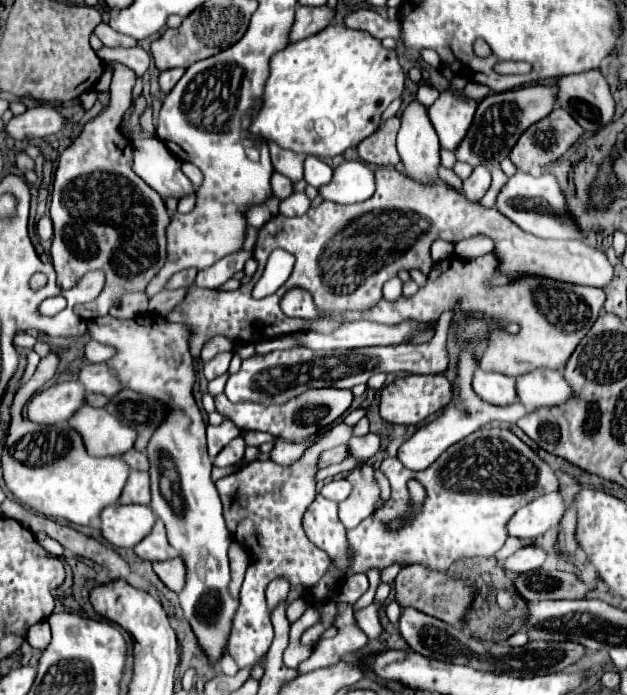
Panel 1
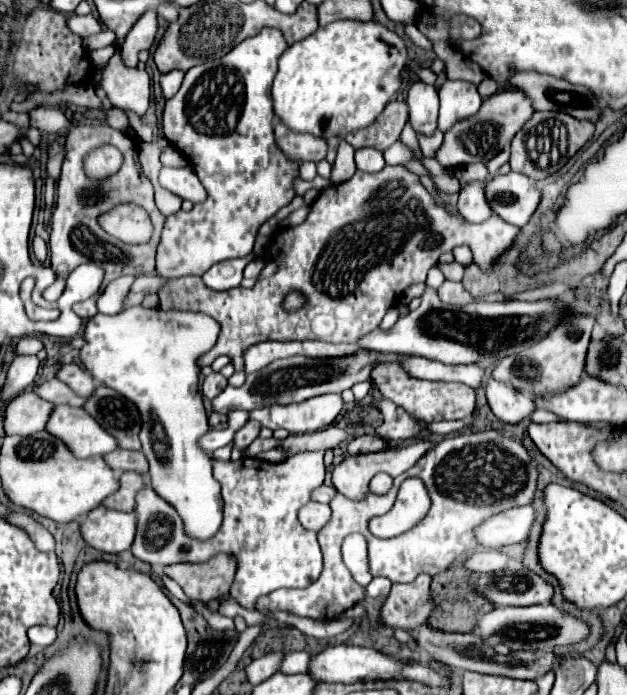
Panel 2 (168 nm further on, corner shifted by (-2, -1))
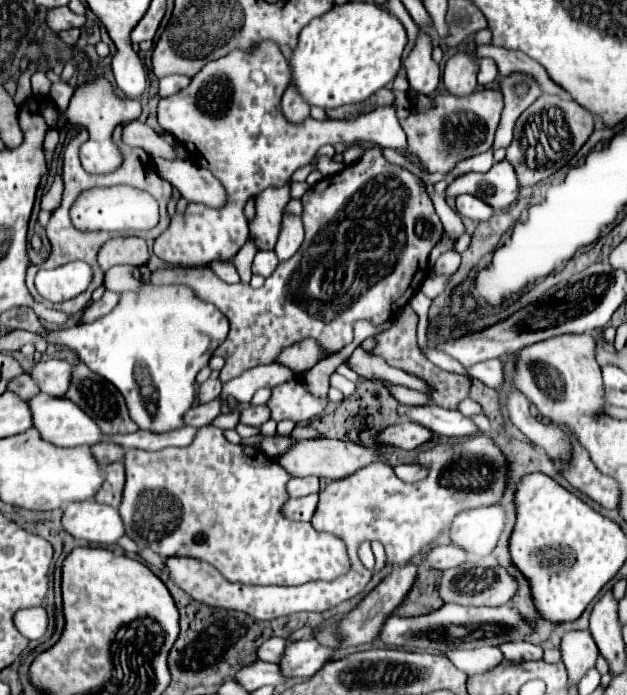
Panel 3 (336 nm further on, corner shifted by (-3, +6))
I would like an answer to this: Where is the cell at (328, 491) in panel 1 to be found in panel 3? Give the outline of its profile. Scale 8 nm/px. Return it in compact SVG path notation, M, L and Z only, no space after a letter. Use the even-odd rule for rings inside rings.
M315 476L292 478L287 483L287 495L289 497L303 497L303 495L319 493L318 491L318 477Z

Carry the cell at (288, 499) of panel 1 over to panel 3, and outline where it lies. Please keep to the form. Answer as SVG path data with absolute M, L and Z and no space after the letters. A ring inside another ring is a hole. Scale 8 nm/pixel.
M207 425L201 427L193 439L191 445L187 447L165 447L161 451L149 453L149 451L139 451L139 449L129 449L123 455L123 465L125 465L125 487L123 487L123 501L119 505L119 515L123 519L125 525L125 533L139 545L139 547L149 547L155 553L159 553L161 557L195 557L201 561L211 563L213 567L217 567L229 581L239 581L239 583L251 583L251 585L303 585L307 581L313 579L323 579L323 581L333 581L341 575L345 575L351 567L349 555L347 555L347 547L345 541L339 539L333 533L319 533L313 529L311 523L295 523L295 521L287 521L279 509L283 507L283 501L287 499L285 493L285 485L291 479L287 471L281 469L281 465L273 459L267 457L261 449L257 447L249 447L249 445L233 445L225 439L223 431Z

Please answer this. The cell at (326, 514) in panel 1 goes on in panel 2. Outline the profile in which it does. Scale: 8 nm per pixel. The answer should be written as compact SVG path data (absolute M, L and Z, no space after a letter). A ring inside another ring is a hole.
M310 502L306 504L300 512L298 512L298 520L300 524L306 528L306 530L312 530L312 532L320 532L328 520L332 516L332 510L328 504L320 504L320 502Z

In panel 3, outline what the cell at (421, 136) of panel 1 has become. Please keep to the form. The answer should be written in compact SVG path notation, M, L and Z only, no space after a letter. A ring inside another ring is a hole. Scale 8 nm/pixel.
M419 31L413 49L403 61L411 89L417 89L423 95L433 95L439 85L439 77L441 77L439 65L433 61L431 51L433 51L431 37Z

